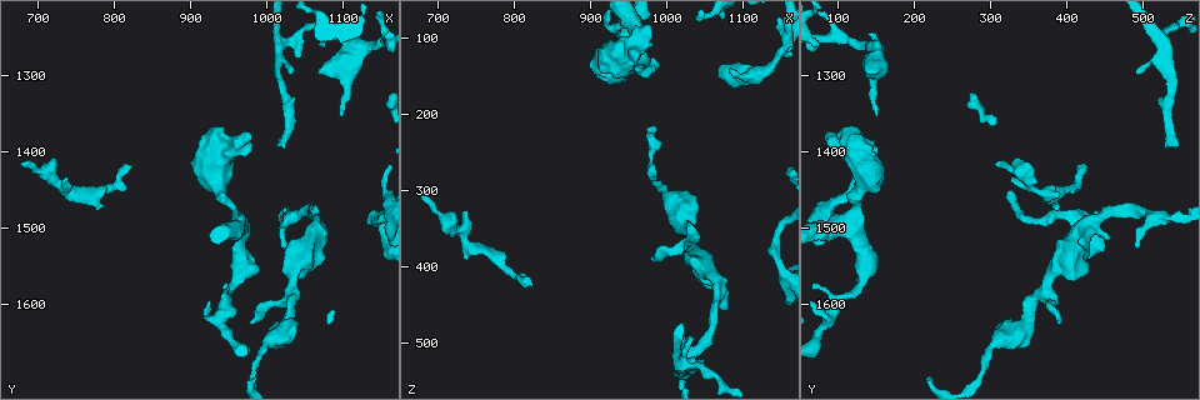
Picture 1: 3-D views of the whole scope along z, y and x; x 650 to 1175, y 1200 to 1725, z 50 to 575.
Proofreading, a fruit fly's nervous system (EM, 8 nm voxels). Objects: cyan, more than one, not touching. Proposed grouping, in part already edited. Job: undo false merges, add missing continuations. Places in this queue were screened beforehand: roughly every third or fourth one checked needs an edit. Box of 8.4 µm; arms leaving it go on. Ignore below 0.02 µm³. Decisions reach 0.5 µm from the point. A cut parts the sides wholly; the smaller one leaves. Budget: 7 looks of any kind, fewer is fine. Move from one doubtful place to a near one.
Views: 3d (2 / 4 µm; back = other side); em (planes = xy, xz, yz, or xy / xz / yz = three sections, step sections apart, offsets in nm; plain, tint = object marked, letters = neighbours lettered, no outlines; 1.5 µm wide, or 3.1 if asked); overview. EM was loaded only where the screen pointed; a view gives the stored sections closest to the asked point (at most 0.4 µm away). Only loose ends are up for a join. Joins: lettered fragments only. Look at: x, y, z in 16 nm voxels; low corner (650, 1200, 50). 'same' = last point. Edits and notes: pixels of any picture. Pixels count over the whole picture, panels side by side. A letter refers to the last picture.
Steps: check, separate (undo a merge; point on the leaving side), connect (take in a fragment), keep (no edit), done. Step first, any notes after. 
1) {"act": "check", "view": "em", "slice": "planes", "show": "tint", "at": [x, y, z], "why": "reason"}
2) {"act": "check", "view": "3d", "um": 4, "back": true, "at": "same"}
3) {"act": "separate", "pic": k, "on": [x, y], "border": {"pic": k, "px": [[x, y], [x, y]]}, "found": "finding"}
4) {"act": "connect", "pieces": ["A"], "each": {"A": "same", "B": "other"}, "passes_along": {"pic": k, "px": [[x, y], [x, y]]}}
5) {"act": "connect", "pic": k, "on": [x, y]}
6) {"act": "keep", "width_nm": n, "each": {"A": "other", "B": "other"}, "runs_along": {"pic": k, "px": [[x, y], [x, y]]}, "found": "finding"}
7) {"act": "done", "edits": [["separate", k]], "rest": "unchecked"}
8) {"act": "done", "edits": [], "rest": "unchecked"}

{"act": "check", "view": "em", "slice": "planes", "show": "plain", "at": [975, 1625, 390], "why": "an open end"}

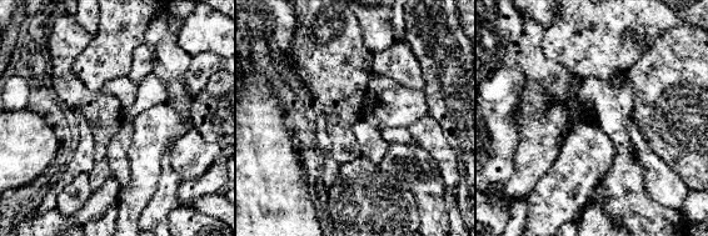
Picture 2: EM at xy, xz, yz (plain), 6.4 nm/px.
{"act": "check", "view": "em", "slice": "planes", "show": "letters", "at": "same", "why": "what lies round it"}

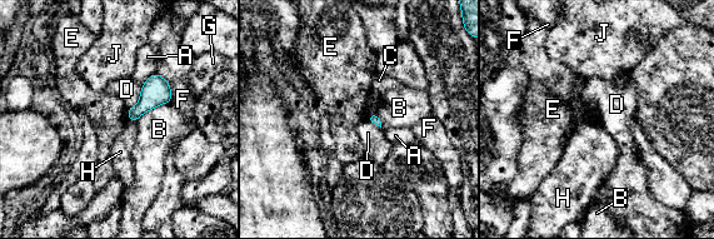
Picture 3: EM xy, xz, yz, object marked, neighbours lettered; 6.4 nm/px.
{"act": "keep", "each": {"A": "other", "B": "other", "C": "other", "D": "other", "E": "other", "F": "other", "G": "other", "H": "other", "J": "other"}, "found": "none of them fits"}

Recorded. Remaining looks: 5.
{"act": "check", "view": "em", "slice": "planes", "show": "plain", "at": [1020, 1395, 545], "why": "free end"}

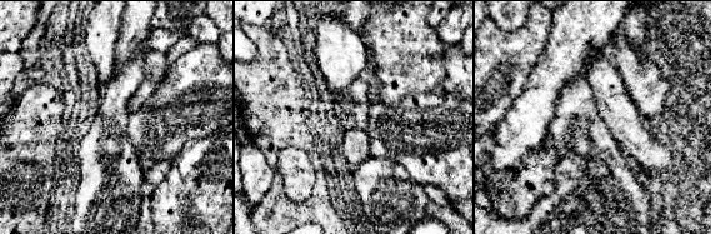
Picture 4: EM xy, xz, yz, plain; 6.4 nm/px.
{"act": "check", "view": "em", "slice": "planes", "show": "letters", "at": "same"}

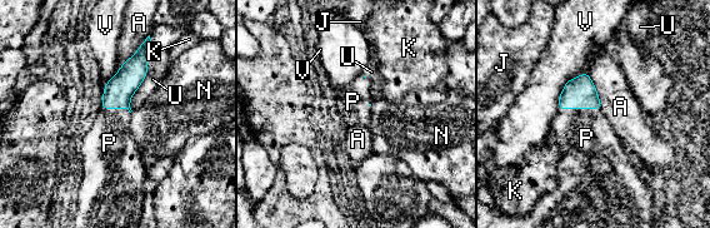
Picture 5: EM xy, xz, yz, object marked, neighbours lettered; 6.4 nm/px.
{"act": "connect", "pieces": ["P"], "longest_contact_nm": ["U", 440], "each": {"A": "other", "J": "other", "K": "other", "N": "other", "P": "same", "U": "other", "V": "other"}, "found": "the neuron continues"}

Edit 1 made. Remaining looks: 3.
{"act": "check", "view": "em", "slice": "xy", "step": 8, "show": "tint", "at": [1025, 1525, 490], "why": "free end"}

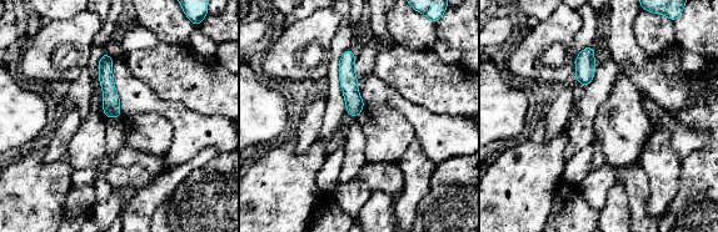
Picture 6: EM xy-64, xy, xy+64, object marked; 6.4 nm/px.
{"act": "check", "view": "em", "slice": "planes", "show": "letters", "at": "same"}

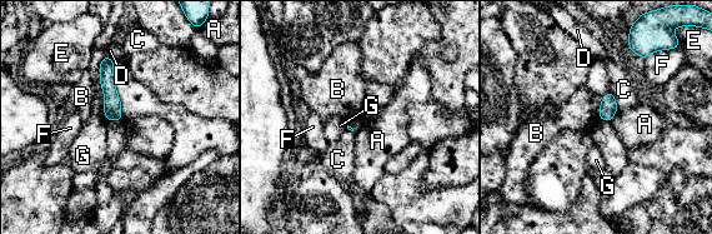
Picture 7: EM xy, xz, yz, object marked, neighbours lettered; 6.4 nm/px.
{"act": "keep", "each": {"A": "other", "B": "other", "C": "other", "D": "other", "E": "other", "F": "other", "G": "other"}, "runs_along": {"pic": 7, "px": [[106, 60], [106, 80], [118, 116]]}, "found": "no lettered fragment goes on from it"}

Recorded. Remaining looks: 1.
{"act": "done", "edits": [["connect", 5]], "rest": "unchecked"}

